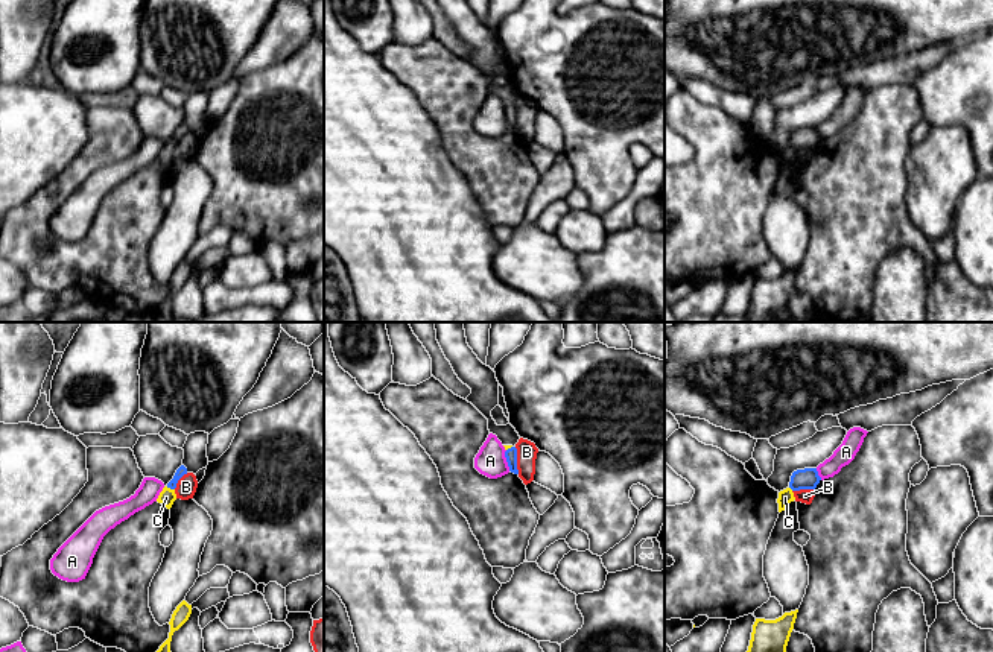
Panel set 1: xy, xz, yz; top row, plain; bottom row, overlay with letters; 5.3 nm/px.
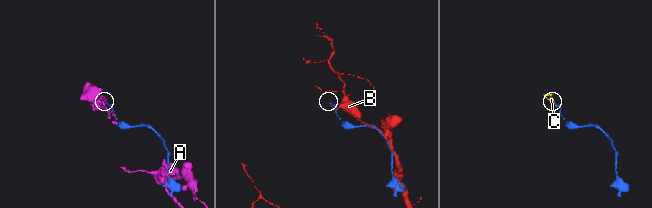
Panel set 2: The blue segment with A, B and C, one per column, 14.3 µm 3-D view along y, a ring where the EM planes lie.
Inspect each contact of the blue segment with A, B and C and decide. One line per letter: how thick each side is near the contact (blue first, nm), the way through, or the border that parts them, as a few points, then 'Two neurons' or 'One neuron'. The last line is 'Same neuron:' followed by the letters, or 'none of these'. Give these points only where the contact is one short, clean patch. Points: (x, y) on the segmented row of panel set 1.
A: Thickness 60 nm (blue) against 160 nm. Two neurons
B: Thickness 60 nm (blue) against 110 nm. Two neurons
C: Thickness 50 nm (blue) against 90 nm. Path across: xy (181, 470), (171, 488), (168, 496). One neuron
Same neuron: C

